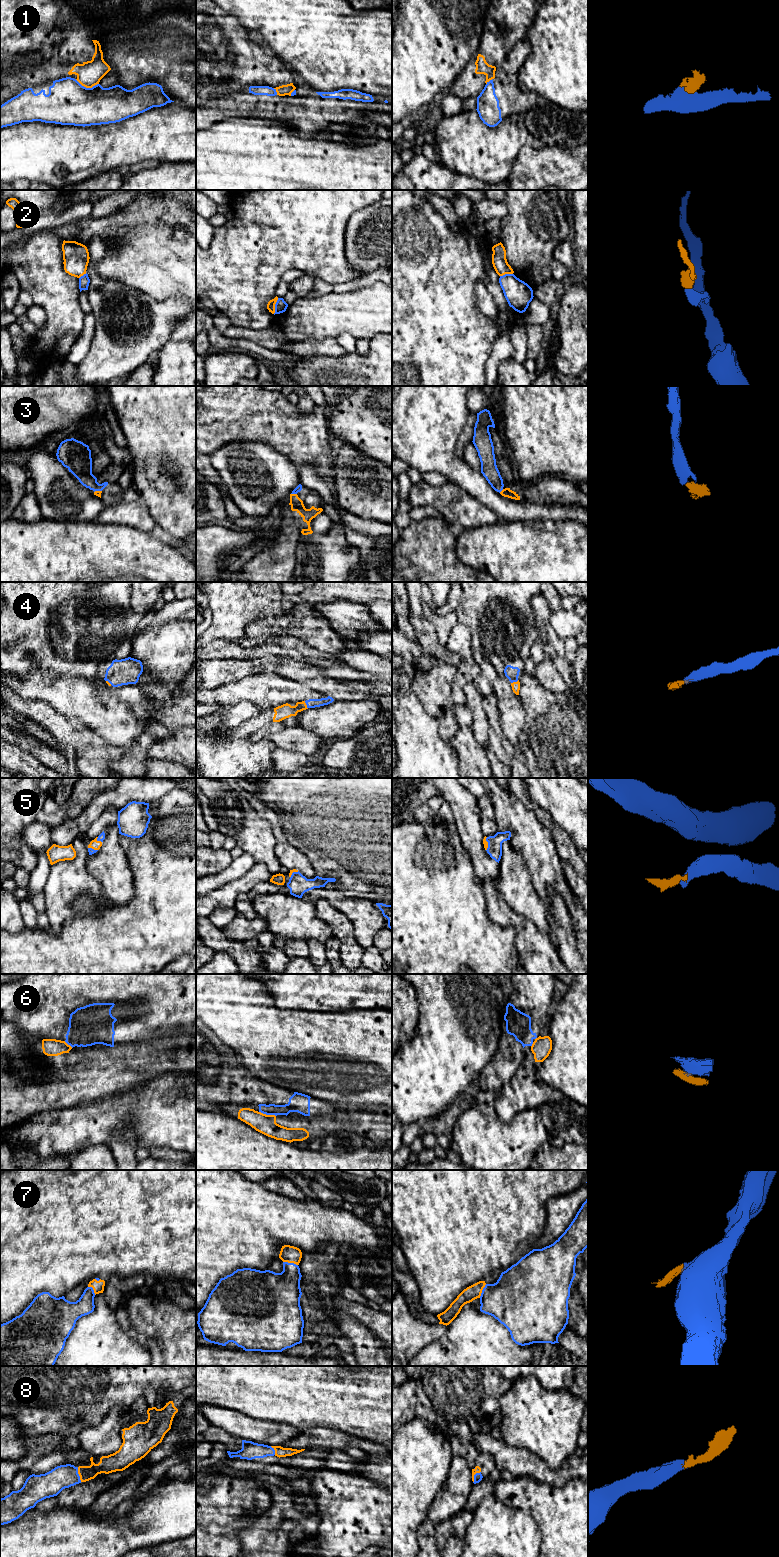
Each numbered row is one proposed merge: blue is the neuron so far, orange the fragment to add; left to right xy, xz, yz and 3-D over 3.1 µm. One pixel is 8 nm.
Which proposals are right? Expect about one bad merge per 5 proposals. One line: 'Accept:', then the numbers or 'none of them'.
Accept: 3, 4, 5, 7, 8

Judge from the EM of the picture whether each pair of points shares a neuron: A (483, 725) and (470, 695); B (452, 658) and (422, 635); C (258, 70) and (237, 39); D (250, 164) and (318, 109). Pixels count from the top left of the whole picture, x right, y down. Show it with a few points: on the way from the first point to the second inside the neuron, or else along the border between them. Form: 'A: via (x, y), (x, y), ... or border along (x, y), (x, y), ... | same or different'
A: via (480, 718), (474, 702) | same
B: via (445, 656), (429, 642) | same
C: via (253, 62), (238, 47) | same
D: border along (285, 124), (288, 128) | different

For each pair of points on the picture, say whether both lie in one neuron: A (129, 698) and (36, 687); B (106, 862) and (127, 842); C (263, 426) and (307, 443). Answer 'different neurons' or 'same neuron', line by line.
A: same neuron
B: different neurons
C: same neuron

